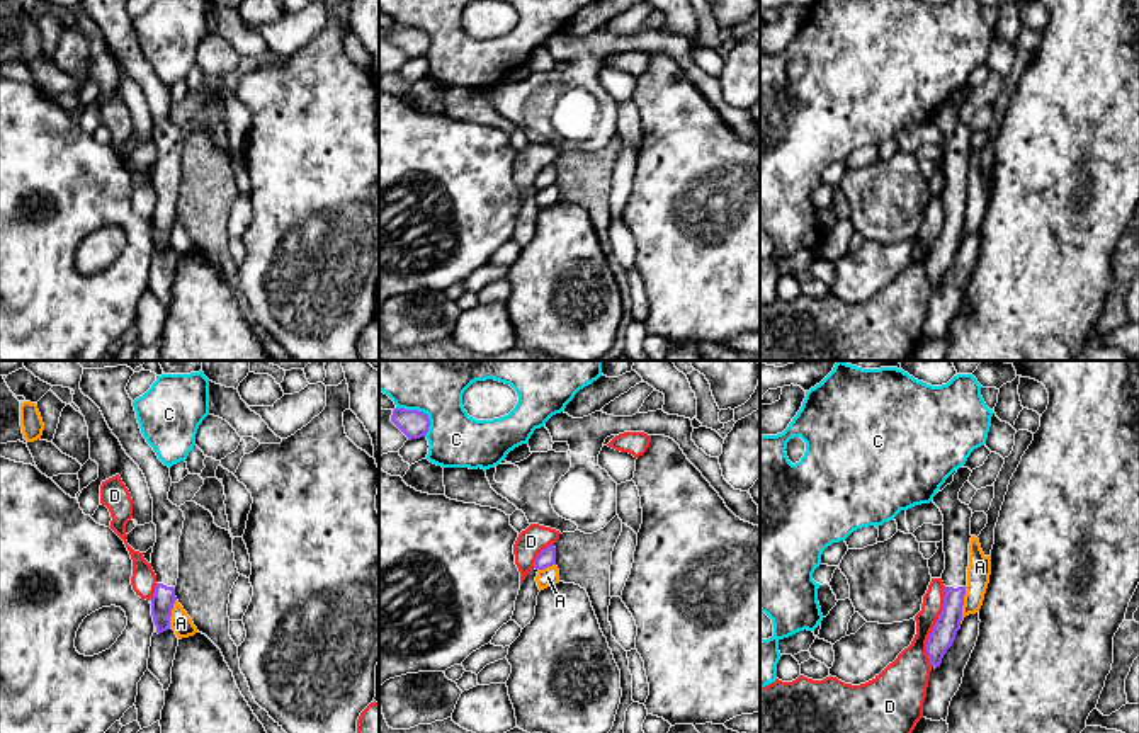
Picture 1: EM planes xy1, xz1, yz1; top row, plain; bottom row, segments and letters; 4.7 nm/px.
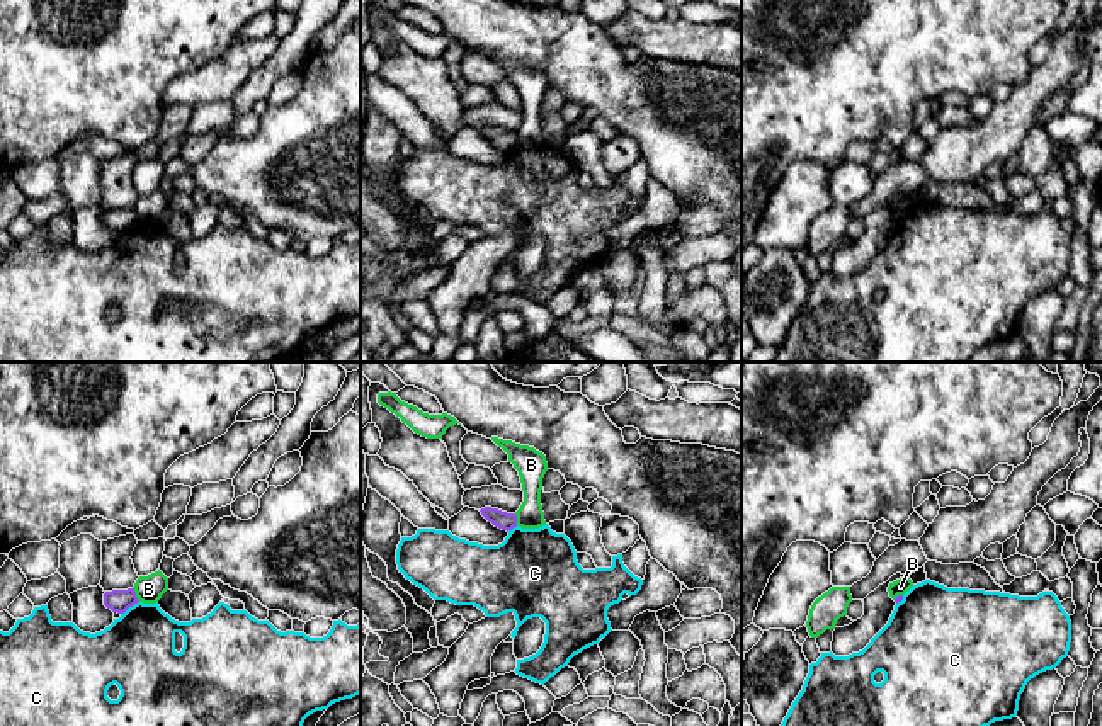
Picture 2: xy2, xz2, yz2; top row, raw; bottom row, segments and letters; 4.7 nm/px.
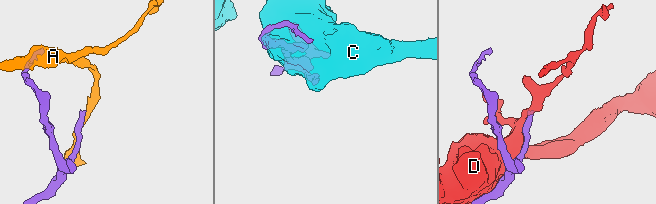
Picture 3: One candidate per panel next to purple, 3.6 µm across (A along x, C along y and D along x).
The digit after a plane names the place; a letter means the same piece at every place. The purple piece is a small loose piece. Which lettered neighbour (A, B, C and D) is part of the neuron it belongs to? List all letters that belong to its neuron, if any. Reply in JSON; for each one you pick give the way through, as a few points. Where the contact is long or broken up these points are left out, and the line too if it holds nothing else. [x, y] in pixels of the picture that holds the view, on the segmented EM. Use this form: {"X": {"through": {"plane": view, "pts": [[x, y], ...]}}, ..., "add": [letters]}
{"add": []}

